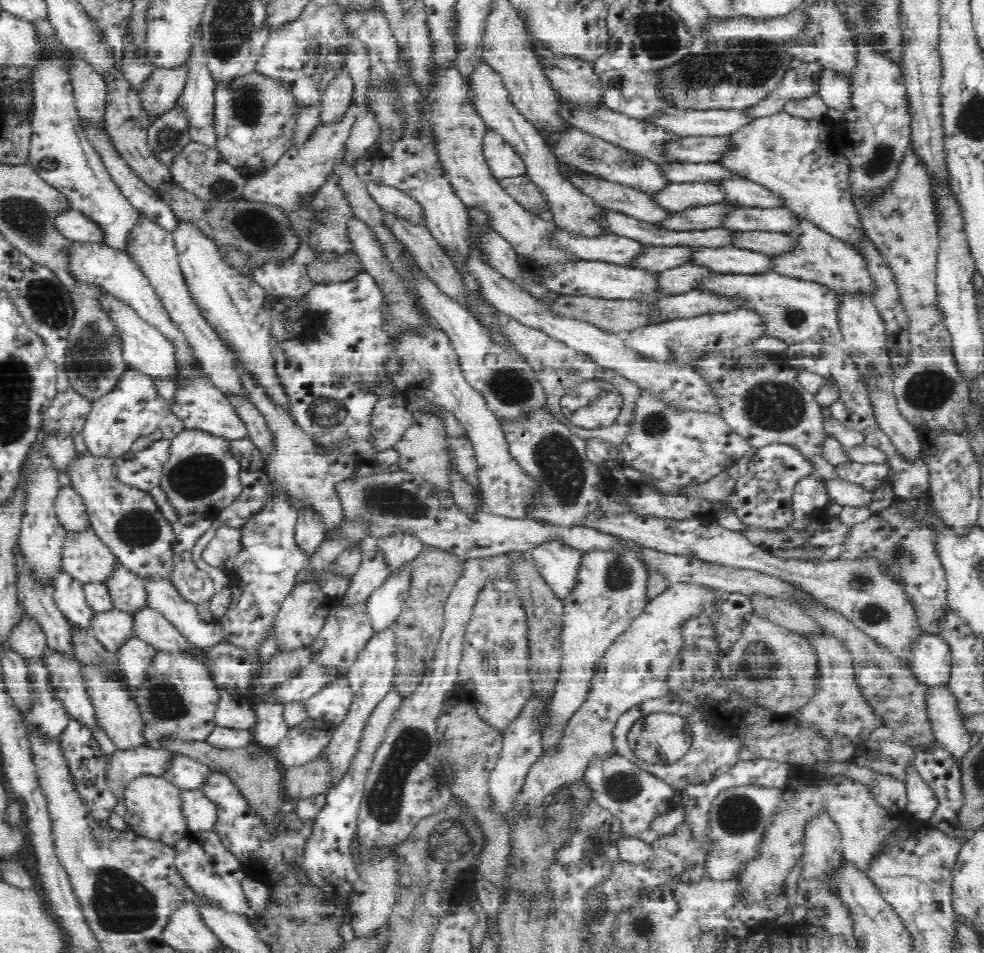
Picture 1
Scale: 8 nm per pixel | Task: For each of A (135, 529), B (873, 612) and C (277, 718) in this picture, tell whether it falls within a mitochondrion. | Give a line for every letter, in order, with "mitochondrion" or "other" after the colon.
A: mitochondrion
B: mitochondrion
C: other

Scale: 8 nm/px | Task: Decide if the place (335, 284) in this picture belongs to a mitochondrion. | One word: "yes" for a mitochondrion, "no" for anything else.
no

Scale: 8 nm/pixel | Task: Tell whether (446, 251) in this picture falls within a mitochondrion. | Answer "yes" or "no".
no

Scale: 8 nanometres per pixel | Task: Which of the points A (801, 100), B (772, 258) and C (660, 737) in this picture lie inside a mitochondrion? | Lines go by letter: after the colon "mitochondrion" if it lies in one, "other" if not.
A: other
B: other
C: mitochondrion

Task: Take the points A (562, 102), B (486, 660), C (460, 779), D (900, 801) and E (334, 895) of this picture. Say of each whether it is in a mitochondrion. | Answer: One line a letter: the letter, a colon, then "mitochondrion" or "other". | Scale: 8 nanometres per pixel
A: other
B: mitochondrion
C: other
D: other
E: other

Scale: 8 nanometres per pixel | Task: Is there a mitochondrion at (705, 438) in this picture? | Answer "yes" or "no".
no

